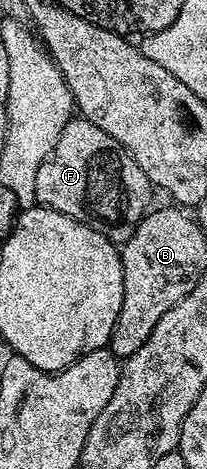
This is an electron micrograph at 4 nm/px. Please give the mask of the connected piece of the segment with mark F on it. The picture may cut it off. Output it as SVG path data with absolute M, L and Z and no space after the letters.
M73 117L62 129L62 137L58 137L58 145L48 154L48 159L42 161L38 169L38 177L34 181L34 193L39 206L49 207L58 213L66 213L66 217L74 217L74 221L82 221L90 225L98 233L102 233L111 243L122 245L132 236L137 225L144 220L153 206L152 183L138 169L138 161L110 133L102 133L98 125L94 125L83 117Z

